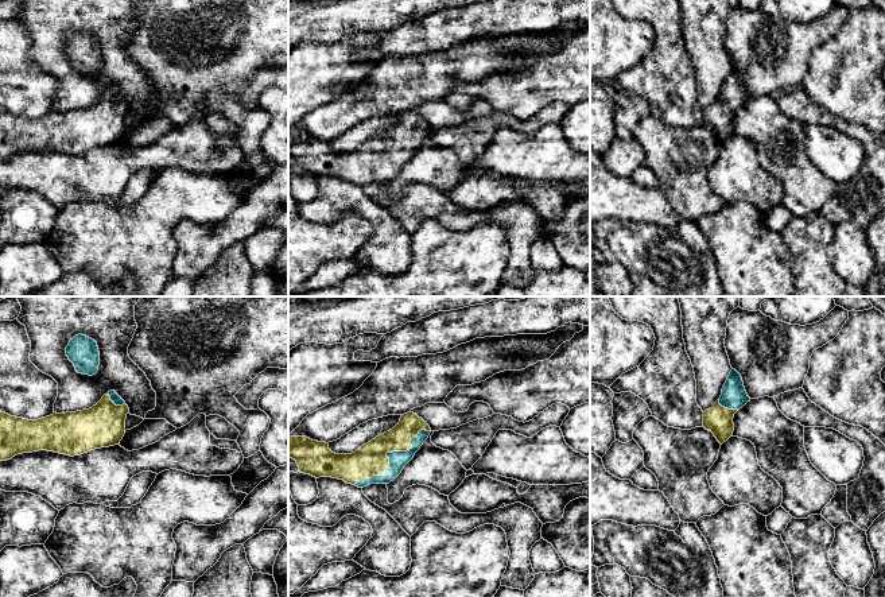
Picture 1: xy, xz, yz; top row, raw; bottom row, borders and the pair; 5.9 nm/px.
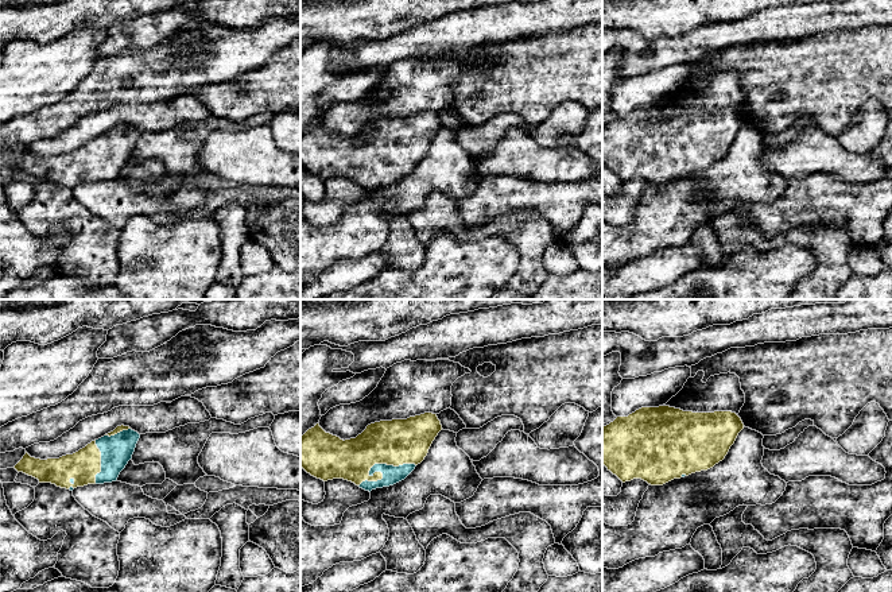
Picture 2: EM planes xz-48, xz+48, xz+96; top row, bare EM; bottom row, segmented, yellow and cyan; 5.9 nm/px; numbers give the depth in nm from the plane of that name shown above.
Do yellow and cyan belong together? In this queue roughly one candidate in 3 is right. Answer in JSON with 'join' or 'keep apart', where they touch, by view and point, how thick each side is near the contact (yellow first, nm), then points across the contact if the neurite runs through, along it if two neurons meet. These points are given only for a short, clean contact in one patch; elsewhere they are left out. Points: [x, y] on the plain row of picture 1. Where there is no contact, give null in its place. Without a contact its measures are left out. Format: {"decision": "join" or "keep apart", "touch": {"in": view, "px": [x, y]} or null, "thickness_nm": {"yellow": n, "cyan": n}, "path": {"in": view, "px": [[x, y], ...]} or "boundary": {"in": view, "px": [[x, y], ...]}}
{"decision": "join", "touch": {"in": "xz", "px": [385, 152]}, "thickness_nm": {"yellow": 190, "cyan": 110}}

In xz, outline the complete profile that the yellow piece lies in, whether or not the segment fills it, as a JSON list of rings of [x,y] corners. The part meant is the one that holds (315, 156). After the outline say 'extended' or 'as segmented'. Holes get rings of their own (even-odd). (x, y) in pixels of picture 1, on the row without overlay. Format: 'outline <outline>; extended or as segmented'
outline [[[409,109],[401,113],[392,128],[352,152],[335,152],[329,142],[307,135],[290,135],[288,155],[296,159],[300,171],[315,177],[338,177],[358,186],[389,182],[414,156],[430,131],[430,124]]]; extended

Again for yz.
outline [[[731,67],[722,86],[721,96],[711,106],[703,111],[703,125],[711,129],[722,143],[733,135],[734,112],[748,100],[750,100],[750,96],[745,89],[742,75],[735,67]]]; extended

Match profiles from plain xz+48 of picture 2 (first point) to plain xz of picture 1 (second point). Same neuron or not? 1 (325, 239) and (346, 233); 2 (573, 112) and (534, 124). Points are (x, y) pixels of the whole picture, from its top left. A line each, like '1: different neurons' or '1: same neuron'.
1: same neuron
2: same neuron

